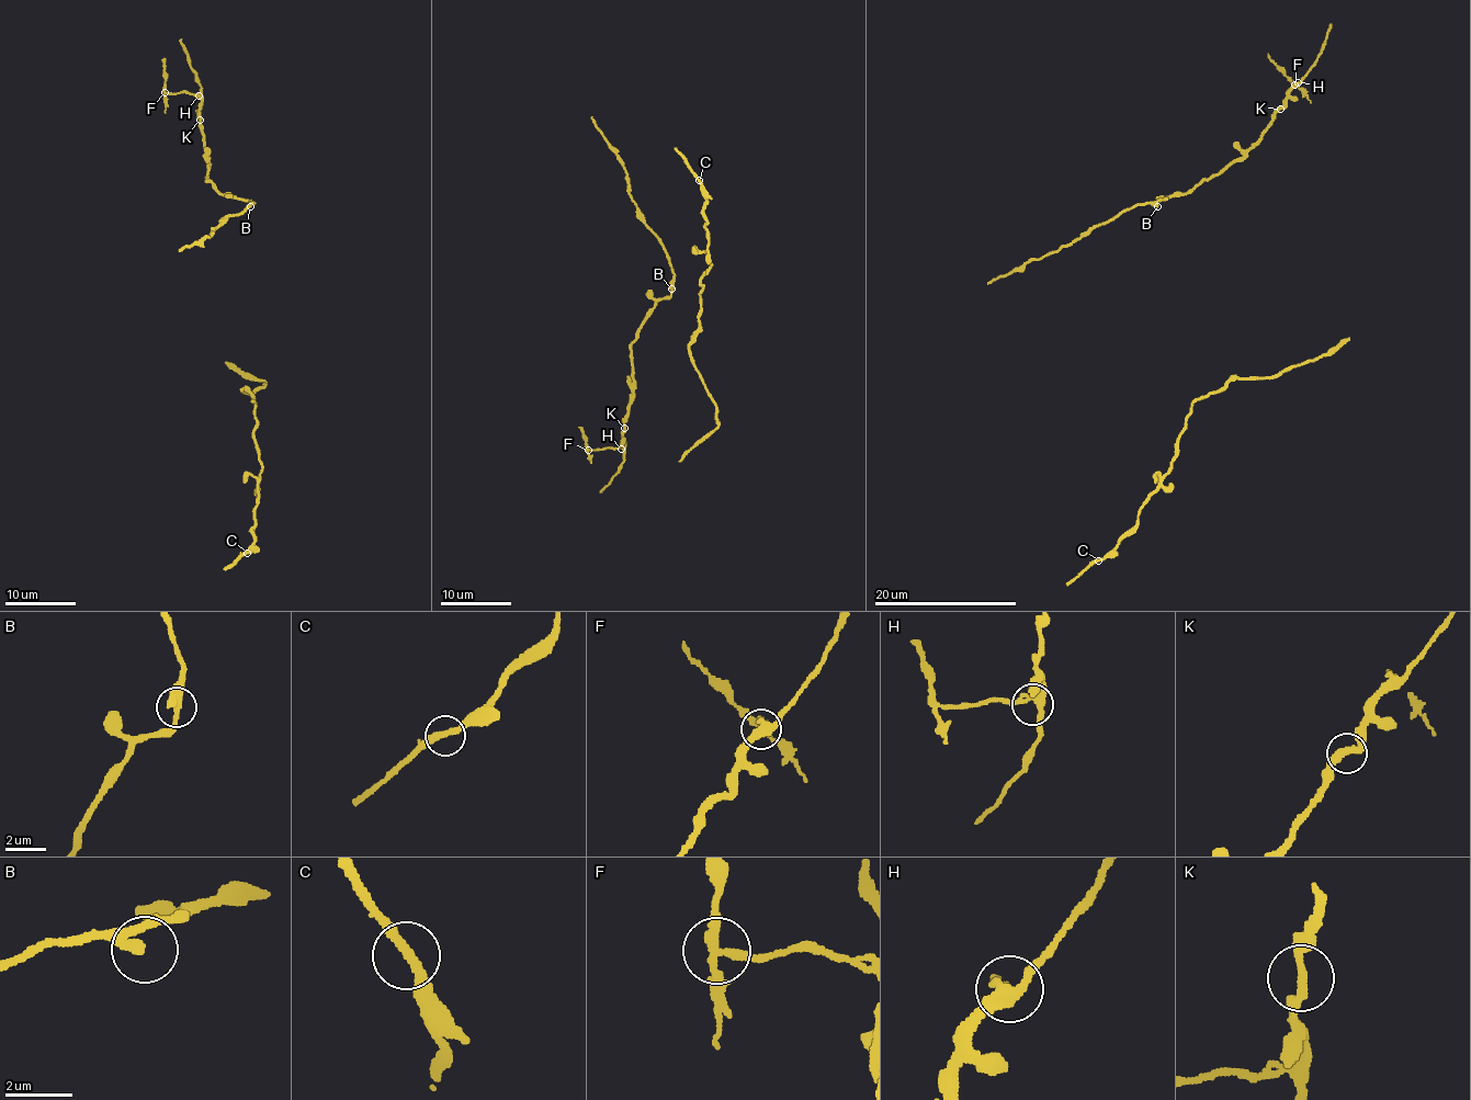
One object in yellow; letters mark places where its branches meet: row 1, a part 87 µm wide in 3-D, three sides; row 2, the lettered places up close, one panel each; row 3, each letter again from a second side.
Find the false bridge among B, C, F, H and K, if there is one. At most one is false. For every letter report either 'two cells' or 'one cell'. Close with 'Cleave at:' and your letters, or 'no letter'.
B: one cell
C: one cell
F: two cells
H: one cell
K: one cell
Cleave at: F

